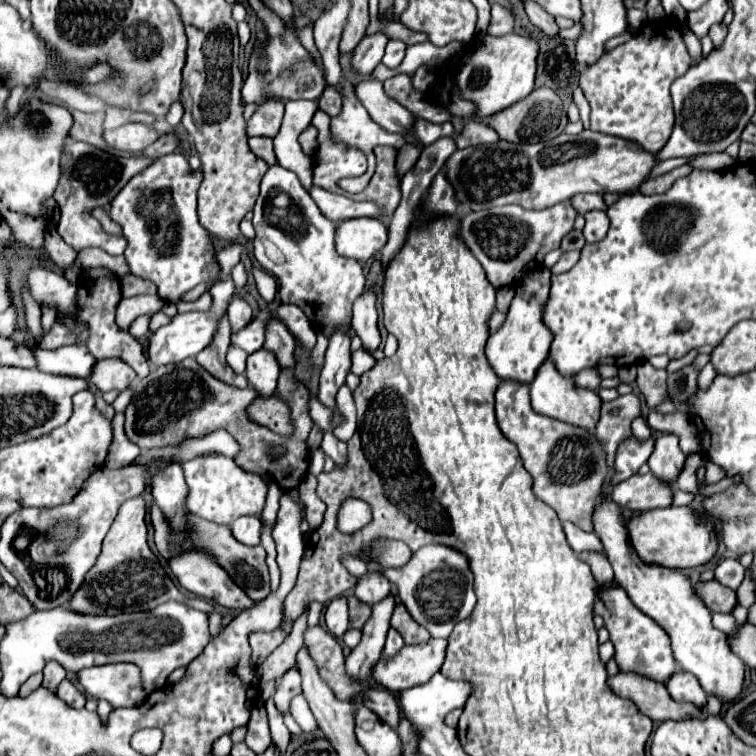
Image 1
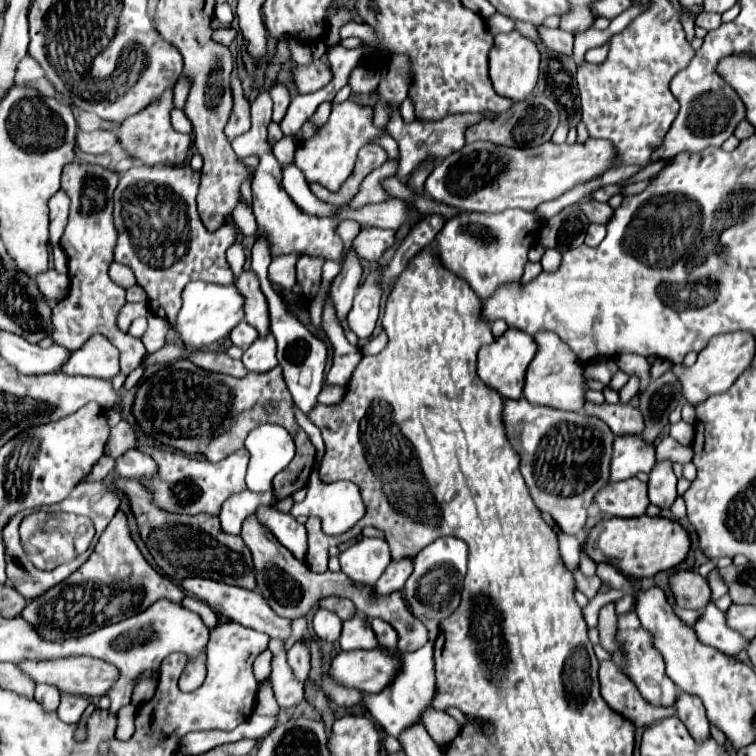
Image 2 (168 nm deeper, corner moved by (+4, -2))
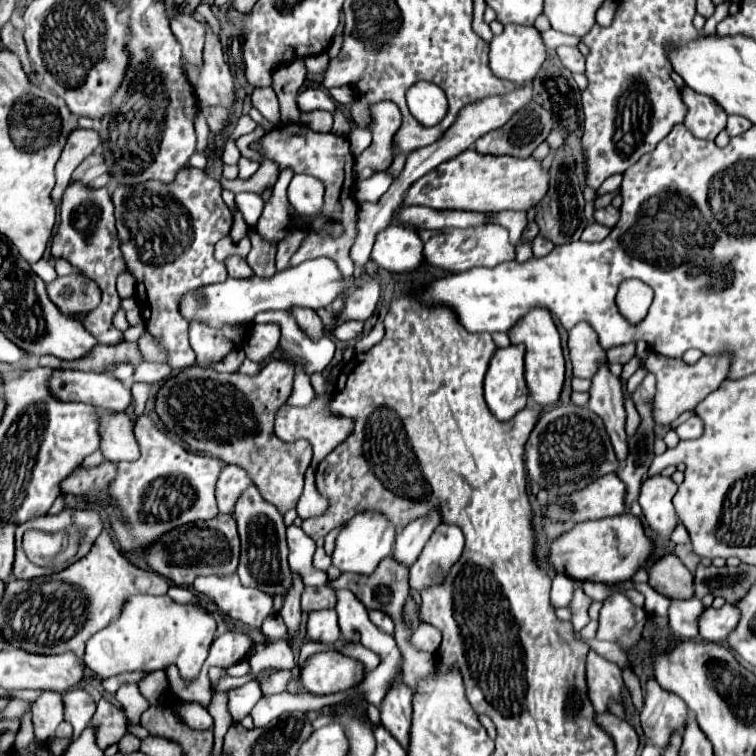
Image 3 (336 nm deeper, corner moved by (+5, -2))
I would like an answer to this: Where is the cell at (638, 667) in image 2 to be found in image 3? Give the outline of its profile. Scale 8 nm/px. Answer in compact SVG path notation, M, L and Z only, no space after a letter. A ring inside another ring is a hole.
M650 676L644 686L644 710L640 712L644 736L656 744L664 746L674 730L684 728L688 716L688 706L676 694L662 690L656 678Z

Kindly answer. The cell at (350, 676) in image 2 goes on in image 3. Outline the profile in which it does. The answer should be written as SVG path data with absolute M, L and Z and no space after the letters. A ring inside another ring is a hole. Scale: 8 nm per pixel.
M338 652L314 654L312 658L308 658L306 666L300 668L302 684L312 694L334 694L334 692L348 690L352 686L358 686L364 680L364 676L366 676L366 668L364 668L364 664L360 660L354 660L354 658L338 654Z

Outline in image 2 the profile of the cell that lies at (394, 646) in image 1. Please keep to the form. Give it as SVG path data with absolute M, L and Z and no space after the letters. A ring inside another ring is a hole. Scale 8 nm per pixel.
M373 618L371 620L371 626L373 626L373 630L375 630L375 634L377 634L377 638L379 638L379 642L383 646L389 646L389 648L395 648L397 646L397 632L393 630L393 626L389 622L383 622L379 618Z

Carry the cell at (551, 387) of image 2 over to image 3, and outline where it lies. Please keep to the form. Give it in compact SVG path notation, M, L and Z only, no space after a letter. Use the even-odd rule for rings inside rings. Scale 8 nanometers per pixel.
M532 310L528 312L510 332L512 344L520 340L526 346L526 384L528 384L528 396L538 406L552 406L560 400L562 386L564 386L564 372L566 372L566 360L560 344L560 334L556 330L556 324L548 310Z

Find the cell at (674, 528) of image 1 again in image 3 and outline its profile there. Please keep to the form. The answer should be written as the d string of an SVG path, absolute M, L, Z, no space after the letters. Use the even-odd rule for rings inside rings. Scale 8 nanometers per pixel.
M622 514L614 518L578 522L572 530L562 534L550 548L550 564L556 572L566 572L574 580L598 580L618 584L632 580L640 568L646 568L654 552L652 540L644 532L644 524L632 516Z

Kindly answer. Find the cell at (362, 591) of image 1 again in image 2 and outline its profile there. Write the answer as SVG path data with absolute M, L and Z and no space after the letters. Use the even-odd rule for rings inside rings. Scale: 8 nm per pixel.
M361 538L351 548L341 552L339 560L341 570L353 582L373 586L387 568L387 562L391 562L389 544L383 538Z

